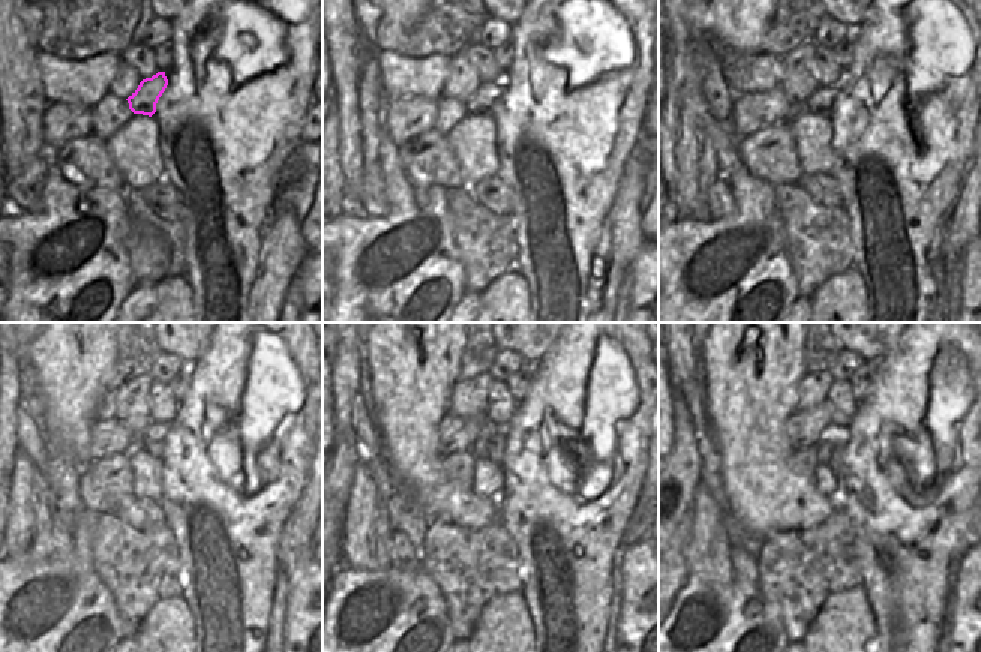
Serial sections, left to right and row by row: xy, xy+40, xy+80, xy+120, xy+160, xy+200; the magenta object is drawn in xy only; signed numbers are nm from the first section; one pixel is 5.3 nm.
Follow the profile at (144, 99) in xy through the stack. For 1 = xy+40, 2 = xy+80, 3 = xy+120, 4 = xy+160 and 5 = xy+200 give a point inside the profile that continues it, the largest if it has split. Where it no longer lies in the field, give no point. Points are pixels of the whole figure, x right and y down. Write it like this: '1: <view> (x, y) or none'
1: xy+40 (480, 104)
2: xy+80 (824, 98)
3: xy+120 (152, 436)
4: xy+160 (494, 435)
5: xy+200 (836, 462)

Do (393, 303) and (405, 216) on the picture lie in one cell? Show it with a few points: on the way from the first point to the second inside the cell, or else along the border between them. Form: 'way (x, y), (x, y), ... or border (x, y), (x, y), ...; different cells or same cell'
way (389, 282), (405, 263), (405, 237); same cell

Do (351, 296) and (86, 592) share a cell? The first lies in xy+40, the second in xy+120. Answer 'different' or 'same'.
same

